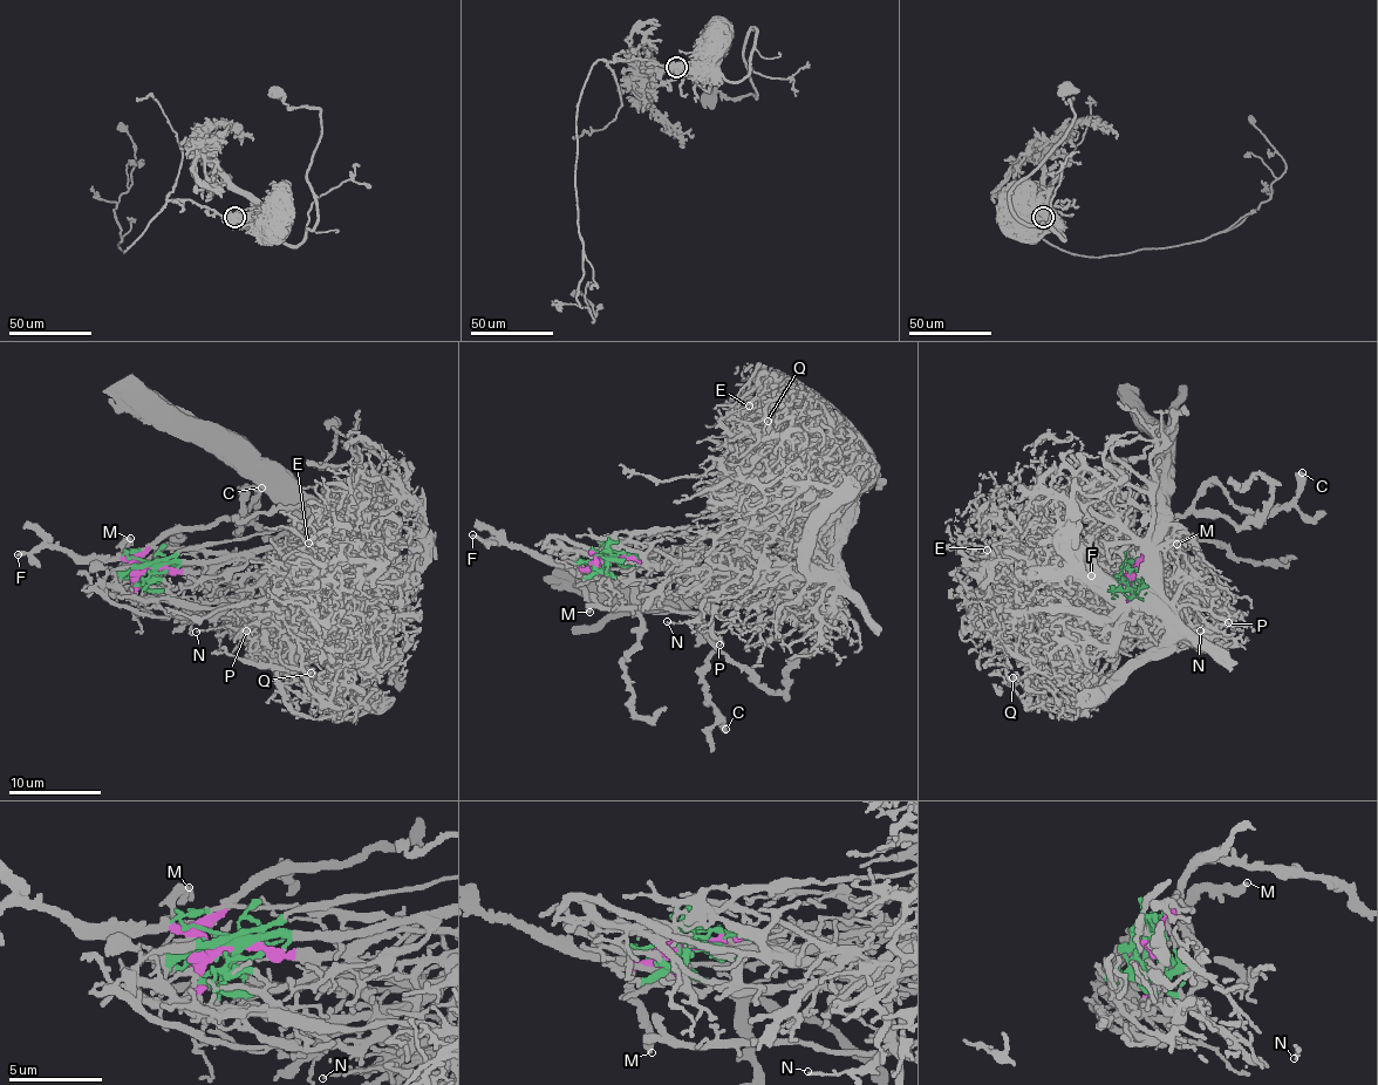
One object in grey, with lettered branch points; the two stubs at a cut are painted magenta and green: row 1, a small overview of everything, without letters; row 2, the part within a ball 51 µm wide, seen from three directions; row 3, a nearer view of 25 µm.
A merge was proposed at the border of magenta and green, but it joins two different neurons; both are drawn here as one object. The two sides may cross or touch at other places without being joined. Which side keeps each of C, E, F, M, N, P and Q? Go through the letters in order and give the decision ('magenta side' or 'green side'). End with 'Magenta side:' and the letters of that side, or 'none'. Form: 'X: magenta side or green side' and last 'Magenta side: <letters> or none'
C: magenta side
E: green side
F: magenta side
M: magenta side
N: green side
P: green side
Q: green side
Magenta side: C, F, M

